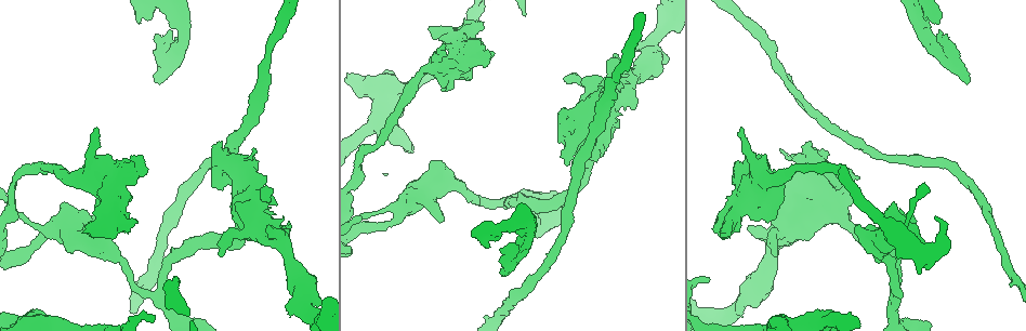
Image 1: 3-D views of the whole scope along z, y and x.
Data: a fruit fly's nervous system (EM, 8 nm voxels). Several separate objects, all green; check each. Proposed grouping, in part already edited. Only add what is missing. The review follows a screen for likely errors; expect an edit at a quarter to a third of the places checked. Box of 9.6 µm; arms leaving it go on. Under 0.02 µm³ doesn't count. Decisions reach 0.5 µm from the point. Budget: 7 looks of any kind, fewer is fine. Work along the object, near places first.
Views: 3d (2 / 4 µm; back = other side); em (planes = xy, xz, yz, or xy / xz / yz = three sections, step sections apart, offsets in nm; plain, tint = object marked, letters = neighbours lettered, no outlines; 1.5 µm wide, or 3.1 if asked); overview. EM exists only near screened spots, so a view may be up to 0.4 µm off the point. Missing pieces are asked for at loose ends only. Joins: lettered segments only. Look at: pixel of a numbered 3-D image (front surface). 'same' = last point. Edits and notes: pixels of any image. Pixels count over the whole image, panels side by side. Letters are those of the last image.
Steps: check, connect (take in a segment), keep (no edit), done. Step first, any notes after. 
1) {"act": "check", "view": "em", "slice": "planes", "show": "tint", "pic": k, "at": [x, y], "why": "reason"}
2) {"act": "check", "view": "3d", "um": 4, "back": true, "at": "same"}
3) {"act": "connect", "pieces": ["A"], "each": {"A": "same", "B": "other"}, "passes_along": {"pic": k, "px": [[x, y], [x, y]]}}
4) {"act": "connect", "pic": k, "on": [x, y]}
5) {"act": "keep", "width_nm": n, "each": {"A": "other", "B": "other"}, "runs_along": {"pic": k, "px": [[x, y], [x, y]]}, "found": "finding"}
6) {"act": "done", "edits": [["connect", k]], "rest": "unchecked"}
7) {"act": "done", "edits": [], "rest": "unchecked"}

{"act": "check", "view": "em", "slice": "xy", "step": 4, "show": "tint", "pic": 1, "at": [220, 144], "why": "an open end"}

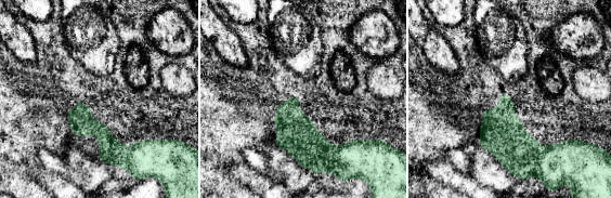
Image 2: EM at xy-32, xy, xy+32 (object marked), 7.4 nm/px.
{"act": "check", "view": "em", "slice": "xz", "step": 4, "show": "letters", "at": "same", "why": "another direction"}

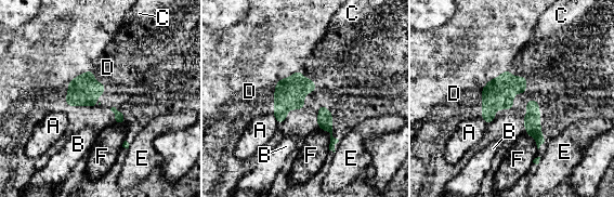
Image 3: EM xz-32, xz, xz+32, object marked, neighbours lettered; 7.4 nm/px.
{"act": "keep", "each": {"A": "other", "B": "other", "C": "other", "D": "other", "E": "other", "F": "other"}, "found": "none of them fits"}

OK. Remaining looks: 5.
{"act": "check", "view": "em", "slice": "planes", "show": "letters", "pic": 1, "at": [135, 222], "why": "branch stops here"}

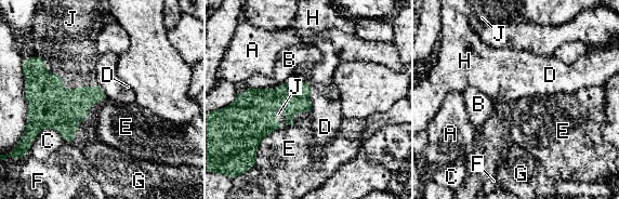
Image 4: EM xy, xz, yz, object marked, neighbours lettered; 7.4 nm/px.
{"act": "keep", "longest_contact_nm": ["E", 440], "each": {"A": "other", "B": "other", "C": "other", "D": "other", "E": "other", "F": "other", "G": "other", "H": "other", "J": "other"}, "border": {"pic": 4, "px": [[106, 96], [89, 105], [73, 144]]}, "found": "no lettered segment goes on from it"}

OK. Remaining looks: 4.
{"act": "check", "view": "3d", "um": 2, "pic": 1, "at": [778, 206], "why": "free end"}

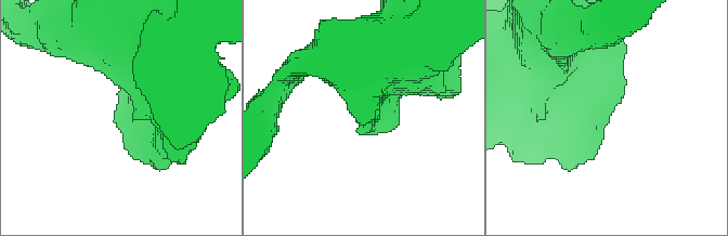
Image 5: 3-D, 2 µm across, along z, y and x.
{"act": "check", "view": "em", "slice": "planes", "show": "plain", "pic": 5, "at": [608, 121]}

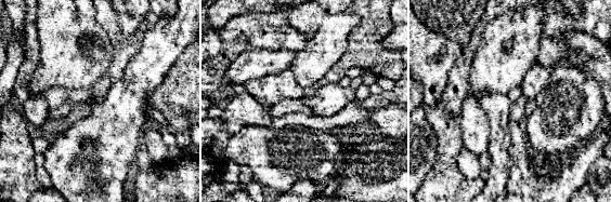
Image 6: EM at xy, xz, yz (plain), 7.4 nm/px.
{"act": "check", "view": "em", "slice": "planes", "show": "letters", "at": "same"}

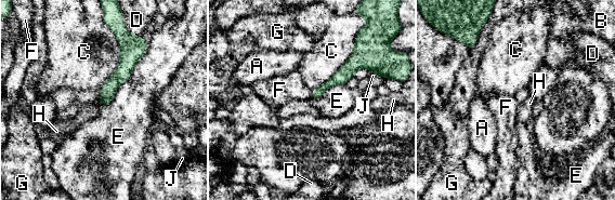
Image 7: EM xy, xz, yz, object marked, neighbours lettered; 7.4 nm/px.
{"act": "keep", "each": {"A": "other", "B": "other", "C": "other", "D": "other", "E": "other", "F": "other", "G": "other", "H": "other", "J": "other"}, "found": "none of them fits"}

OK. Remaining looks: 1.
{"act": "done", "edits": [], "rest": "unchecked"}

